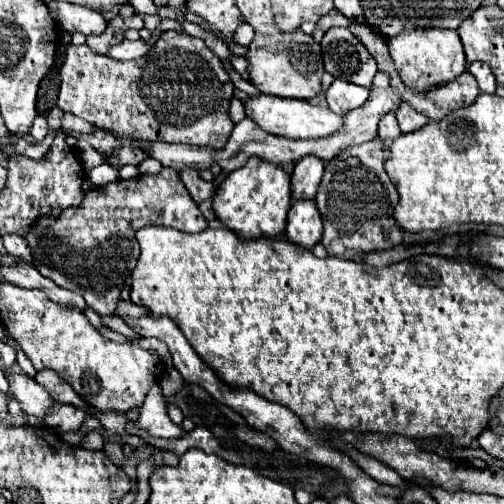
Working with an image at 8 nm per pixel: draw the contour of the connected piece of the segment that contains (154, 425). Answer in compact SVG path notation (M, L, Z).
M159 381L155 385L151 385L143 405L141 405L141 413L137 419L137 425L141 431L145 431L151 437L163 437L163 439L181 439L185 435L181 425L175 425L169 417L167 417L167 409L163 403L163 395L161 395L161 385Z

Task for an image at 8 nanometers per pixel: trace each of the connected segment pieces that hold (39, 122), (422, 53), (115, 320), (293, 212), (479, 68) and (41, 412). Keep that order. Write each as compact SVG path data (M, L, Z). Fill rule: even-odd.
M35 117L35 121L33 121L33 127L31 127L31 131L29 131L29 135L33 135L35 137L35 141L43 141L43 137L47 135L47 119L45 117Z
M403 29L397 37L389 39L389 53L403 81L413 85L413 89L441 85L441 81L451 81L467 69L461 39L453 29Z
M102 317L101 319L103 324L112 331L121 333L126 337L132 339L137 339L141 337L139 333L137 333L137 331L133 331L133 329L131 329L131 327L128 326L121 317Z
M297 199L289 209L287 237L299 247L311 249L323 237L323 223L315 199Z
M475 61L475 63L469 65L469 73L475 75L475 79L479 83L479 89L483 93L493 93L495 91L497 81L495 81L495 75L493 75L493 71L491 71L489 65L485 65L481 61Z
M7 373L9 389L27 415L45 419L53 405L53 397L33 377L25 373Z

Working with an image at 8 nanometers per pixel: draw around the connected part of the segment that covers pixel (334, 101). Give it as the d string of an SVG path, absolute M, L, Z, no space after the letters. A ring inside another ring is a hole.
M335 79L331 83L331 87L325 91L325 97L327 97L331 111L335 111L339 115L347 115L349 111L361 107L367 101L369 89L361 89L349 81Z

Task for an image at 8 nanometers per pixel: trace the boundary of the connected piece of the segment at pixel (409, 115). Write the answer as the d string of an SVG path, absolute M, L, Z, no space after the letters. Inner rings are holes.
M401 103L399 105L399 109L397 109L397 121L399 121L399 127L401 127L401 131L403 133L411 133L413 129L419 129L421 125L427 125L429 123L429 119L423 115L423 113L419 113L419 111L415 111L409 103Z

